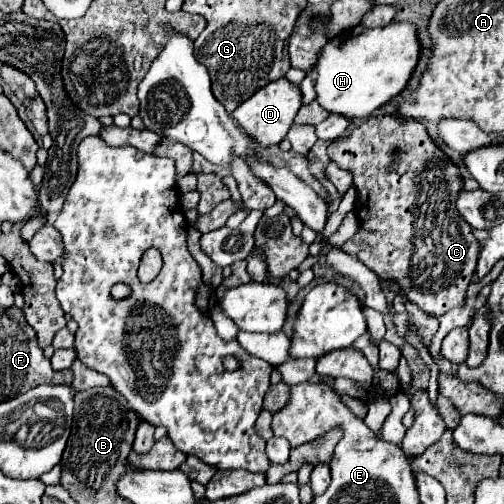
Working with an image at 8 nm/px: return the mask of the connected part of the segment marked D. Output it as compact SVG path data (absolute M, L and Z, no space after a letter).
M279 79L271 81L271 85L265 85L243 105L239 105L239 109L233 111L233 119L261 147L273 147L285 139L299 109L301 109L301 91L295 85L291 85L287 79Z

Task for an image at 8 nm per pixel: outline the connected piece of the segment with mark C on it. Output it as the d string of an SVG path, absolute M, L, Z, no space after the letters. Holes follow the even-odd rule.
M391 115L371 117L355 127L349 135L335 139L327 149L337 167L353 173L357 189L355 213L361 221L359 231L343 243L343 251L359 257L381 281L393 281L405 293L411 303L419 305L427 315L441 317L449 309L465 303L465 293L479 259L479 241L473 235L471 225L461 219L455 201L463 189L463 177L457 165L431 141L427 129L419 121L399 121ZM393 149L399 149L401 157L393 165Z

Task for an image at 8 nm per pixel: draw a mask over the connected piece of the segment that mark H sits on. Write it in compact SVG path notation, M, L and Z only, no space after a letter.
M393 21L379 29L367 29L363 25L347 29L339 33L339 37L329 39L319 53L319 61L315 65L317 103L325 111L347 119L369 117L377 107L405 89L417 59L419 41L415 35L415 25L411 23Z

